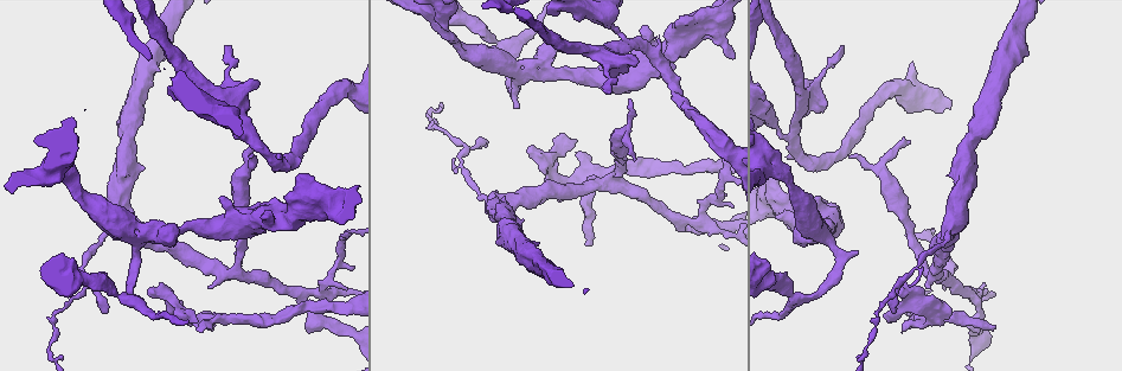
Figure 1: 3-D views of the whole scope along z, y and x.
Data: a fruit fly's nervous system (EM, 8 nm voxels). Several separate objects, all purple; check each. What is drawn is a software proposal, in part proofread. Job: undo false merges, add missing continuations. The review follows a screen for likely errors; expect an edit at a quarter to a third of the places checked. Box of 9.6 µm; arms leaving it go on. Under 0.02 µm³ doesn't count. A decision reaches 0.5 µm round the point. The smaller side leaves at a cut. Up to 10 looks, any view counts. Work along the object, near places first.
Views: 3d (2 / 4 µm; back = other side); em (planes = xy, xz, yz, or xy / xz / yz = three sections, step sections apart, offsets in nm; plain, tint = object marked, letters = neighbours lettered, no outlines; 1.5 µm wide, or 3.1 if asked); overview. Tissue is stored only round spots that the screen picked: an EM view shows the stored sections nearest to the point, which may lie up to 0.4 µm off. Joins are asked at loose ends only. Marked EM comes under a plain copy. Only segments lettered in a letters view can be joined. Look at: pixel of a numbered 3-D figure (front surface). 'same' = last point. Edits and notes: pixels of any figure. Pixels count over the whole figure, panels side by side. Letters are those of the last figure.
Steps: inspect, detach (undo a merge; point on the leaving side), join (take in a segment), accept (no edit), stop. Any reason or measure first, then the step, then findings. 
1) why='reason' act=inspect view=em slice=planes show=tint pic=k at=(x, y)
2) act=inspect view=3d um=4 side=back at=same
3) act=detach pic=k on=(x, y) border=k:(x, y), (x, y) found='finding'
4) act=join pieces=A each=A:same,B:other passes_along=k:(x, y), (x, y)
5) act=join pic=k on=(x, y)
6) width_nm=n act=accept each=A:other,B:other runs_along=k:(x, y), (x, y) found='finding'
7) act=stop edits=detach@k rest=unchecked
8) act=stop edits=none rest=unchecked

why='free end' act=inspect view=3d um=2 pic=1 at=(519, 107)

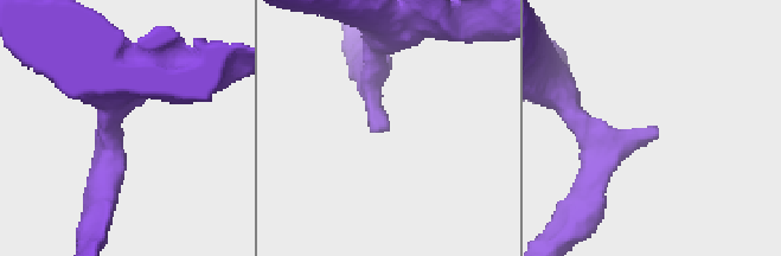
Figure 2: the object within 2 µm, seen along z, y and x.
act=inspect view=em slice=xz step=8 show=letters pic=2 at=(380, 129)

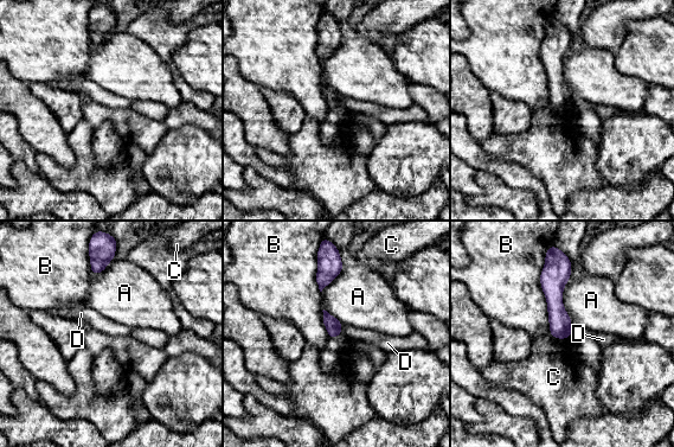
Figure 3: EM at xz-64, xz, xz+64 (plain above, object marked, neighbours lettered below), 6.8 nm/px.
act=accept each=A:other,B:other,C:other,D:other runs_along=3:(558, 263), (554, 308), (564, 336) found='none of them fits'

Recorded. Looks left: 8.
why='calibre changes' act=inspect view=em slice=planes show=letters pic=1 at=(90, 278)

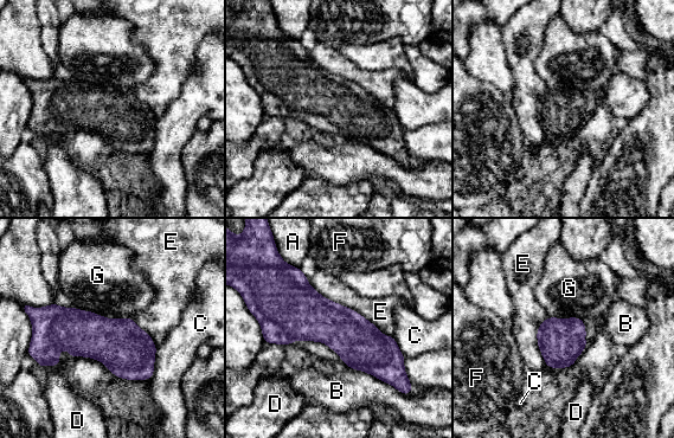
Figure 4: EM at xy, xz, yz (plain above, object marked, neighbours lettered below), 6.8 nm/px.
width_nm=320 act=accept each=A:other,B:other,C:other,D:other,E:other,F:other,G:other border=4:(76, 307), (107, 317), (130, 316) found='one cell here'

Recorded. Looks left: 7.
why='branch stops here' act=inspect view=em slice=yz step=8 show=letters pic=1 at=(636, 59)

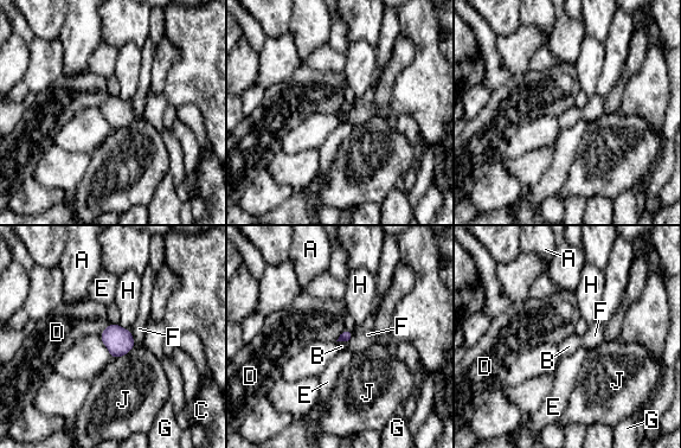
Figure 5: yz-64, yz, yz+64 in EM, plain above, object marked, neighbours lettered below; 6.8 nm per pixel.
act=inspect view=em slice=planes show=letters at=same

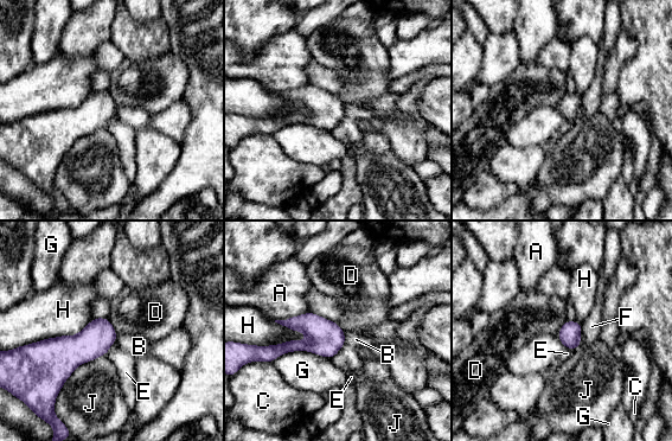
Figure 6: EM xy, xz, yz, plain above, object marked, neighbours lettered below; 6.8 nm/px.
width_nm=150 act=accept each=A:other,B:other,C:other,D:other,E:other,F:other,G:other,H:other,J:other border=6:(344, 332), (345, 343) found='none of them fits'

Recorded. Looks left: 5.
why='branch stops here' act=inspect view=em um=3.1 slice=planes show=letters pic=1 at=(589, 246)

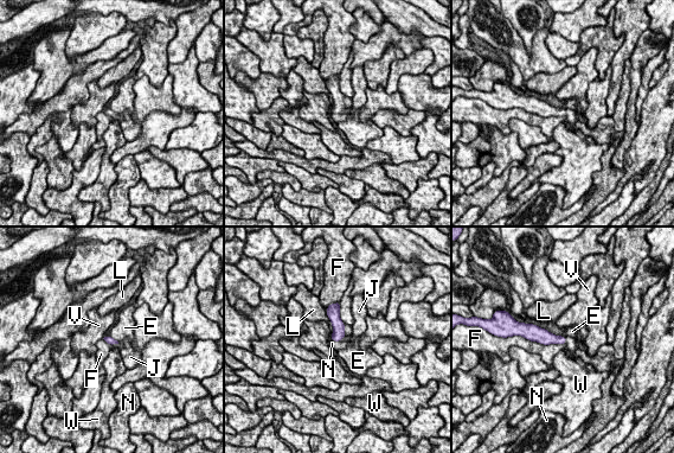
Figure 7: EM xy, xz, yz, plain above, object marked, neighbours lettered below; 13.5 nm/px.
longest_contact=F:550nm act=join pieces=N each=E:other,F:other,J:other,L:other,N:same,V:other,W:other passes_along=7:(339, 332), (336, 340), (338, 345) found='it goes on there'

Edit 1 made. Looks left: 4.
act=stop edits=join@7 rest=unchecked

